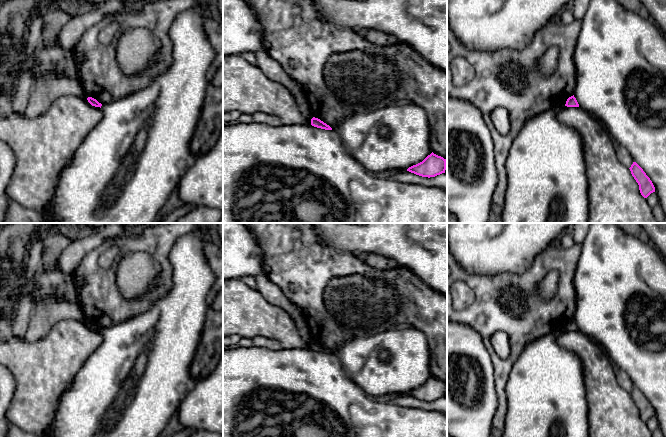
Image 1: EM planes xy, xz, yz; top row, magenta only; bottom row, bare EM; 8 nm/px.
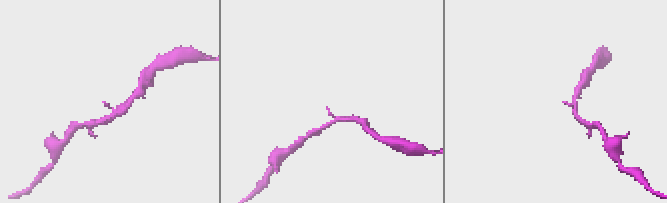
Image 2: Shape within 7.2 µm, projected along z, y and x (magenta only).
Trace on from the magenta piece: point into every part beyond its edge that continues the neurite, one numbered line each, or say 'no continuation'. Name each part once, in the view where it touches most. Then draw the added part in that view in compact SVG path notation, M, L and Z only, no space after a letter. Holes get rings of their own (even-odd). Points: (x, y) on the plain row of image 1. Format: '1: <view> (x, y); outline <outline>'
no continuation

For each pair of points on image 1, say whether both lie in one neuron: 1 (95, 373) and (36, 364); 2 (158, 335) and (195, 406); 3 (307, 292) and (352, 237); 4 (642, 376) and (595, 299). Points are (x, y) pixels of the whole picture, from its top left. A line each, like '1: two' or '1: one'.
1: two
2: two
3: two
4: one

